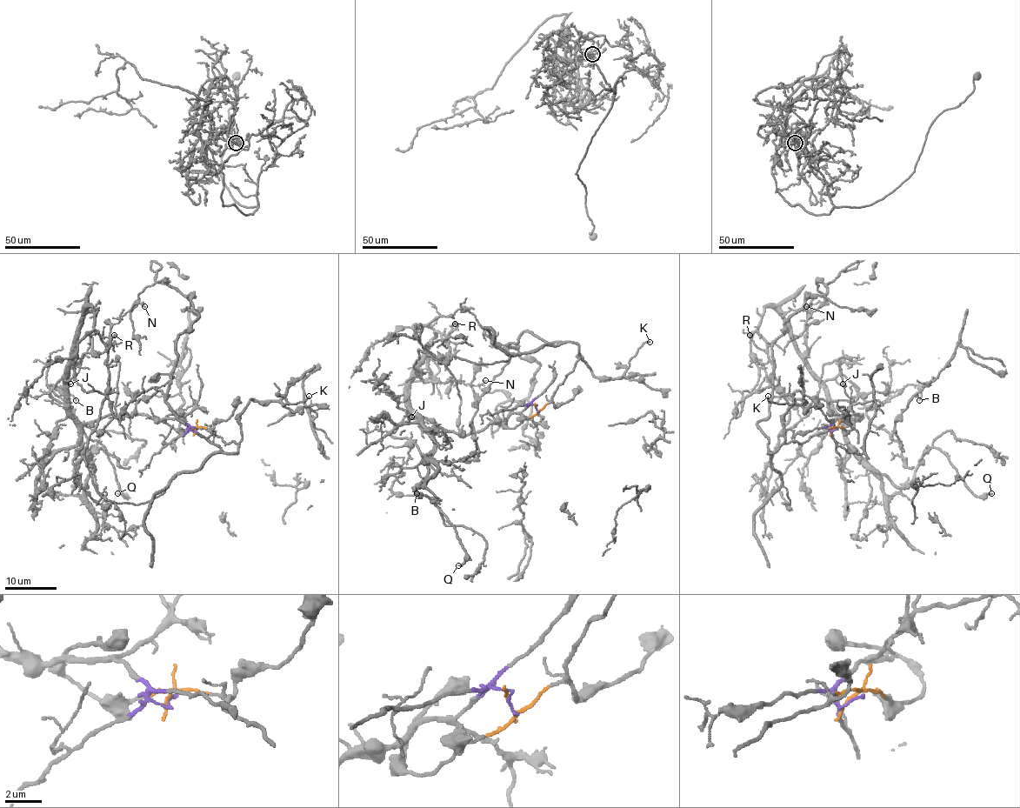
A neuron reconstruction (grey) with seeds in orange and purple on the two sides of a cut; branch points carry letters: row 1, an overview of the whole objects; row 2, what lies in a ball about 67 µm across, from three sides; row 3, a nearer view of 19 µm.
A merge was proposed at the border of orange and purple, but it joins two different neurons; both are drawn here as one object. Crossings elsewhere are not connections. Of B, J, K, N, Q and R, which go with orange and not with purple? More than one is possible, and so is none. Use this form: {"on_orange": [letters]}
{"on_orange": ["K"]}

